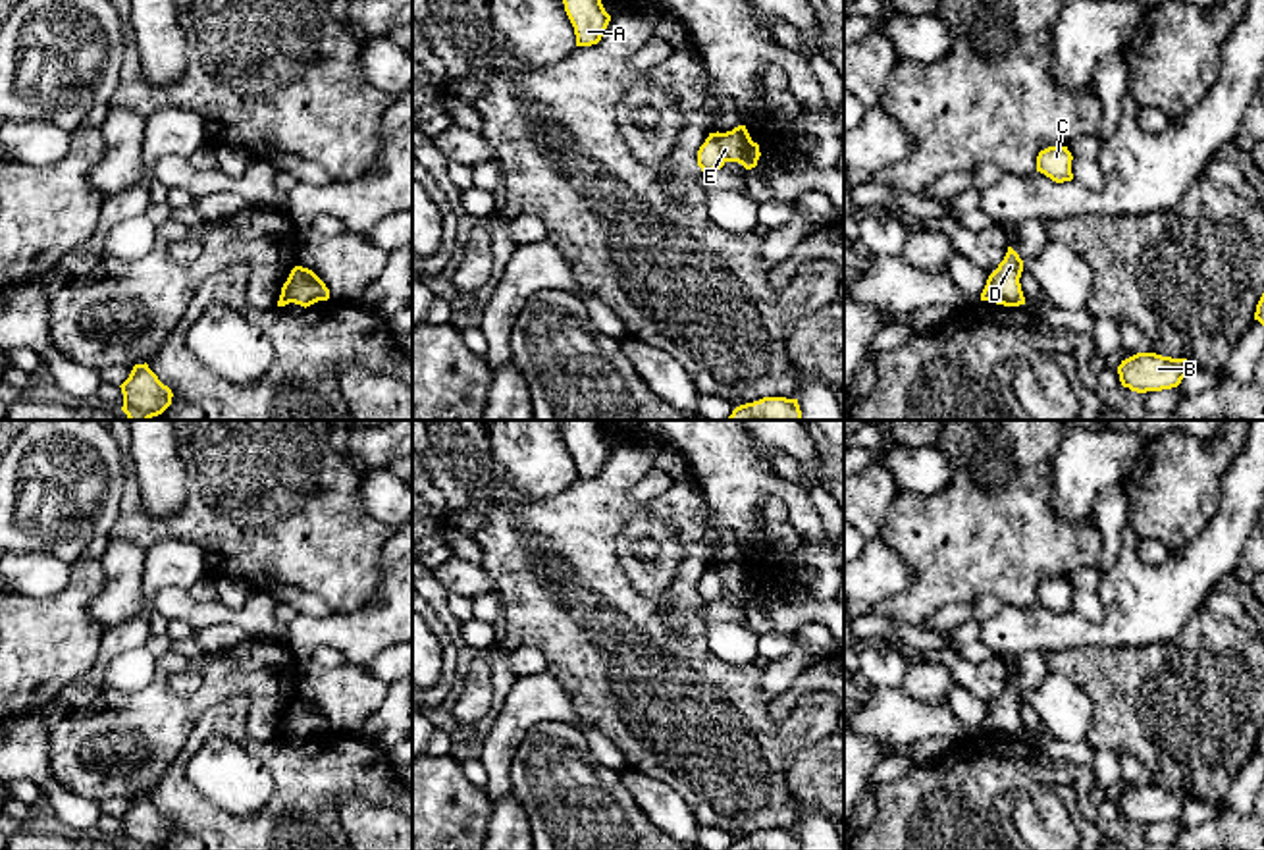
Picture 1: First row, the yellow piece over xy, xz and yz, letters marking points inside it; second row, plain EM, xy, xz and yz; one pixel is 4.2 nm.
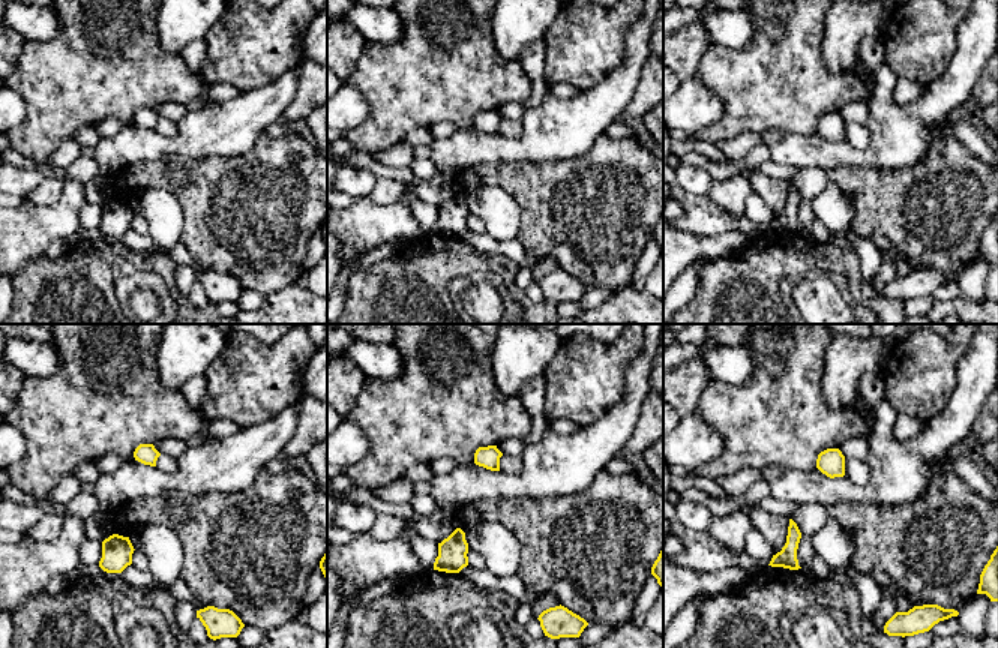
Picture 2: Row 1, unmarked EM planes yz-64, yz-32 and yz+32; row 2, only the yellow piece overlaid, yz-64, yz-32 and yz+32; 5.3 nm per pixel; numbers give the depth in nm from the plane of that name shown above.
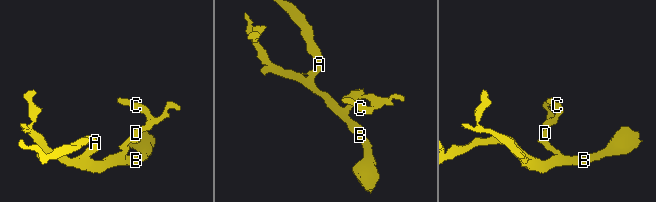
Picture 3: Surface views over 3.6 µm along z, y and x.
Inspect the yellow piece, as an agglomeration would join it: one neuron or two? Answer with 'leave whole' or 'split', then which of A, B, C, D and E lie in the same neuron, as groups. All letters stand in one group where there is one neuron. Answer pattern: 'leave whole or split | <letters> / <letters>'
leave whole | A B C D E

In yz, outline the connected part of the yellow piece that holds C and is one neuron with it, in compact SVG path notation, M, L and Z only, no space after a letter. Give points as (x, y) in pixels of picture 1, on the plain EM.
M1048 578L1037 588L1037 603L1044 605L1056 615L1071 613L1071 584L1067 578Z

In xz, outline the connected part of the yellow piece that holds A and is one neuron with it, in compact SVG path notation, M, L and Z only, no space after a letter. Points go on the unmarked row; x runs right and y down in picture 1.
M559 420L559 424L574 459L576 478L597 476L611 453L597 420Z

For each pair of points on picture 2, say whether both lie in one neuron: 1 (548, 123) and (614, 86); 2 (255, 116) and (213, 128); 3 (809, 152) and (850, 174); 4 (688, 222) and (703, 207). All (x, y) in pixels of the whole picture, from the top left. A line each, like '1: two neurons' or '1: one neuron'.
1: one neuron
2: one neuron
3: two neurons
4: one neuron

